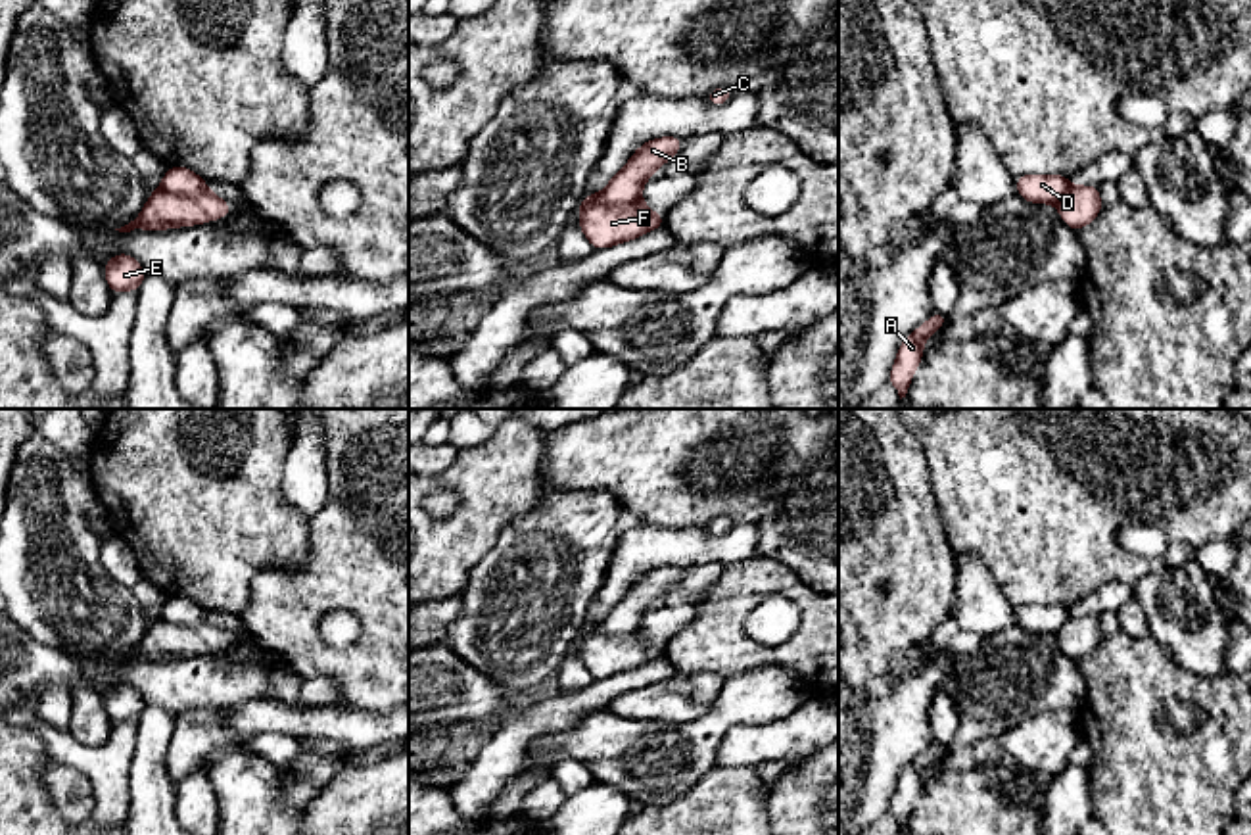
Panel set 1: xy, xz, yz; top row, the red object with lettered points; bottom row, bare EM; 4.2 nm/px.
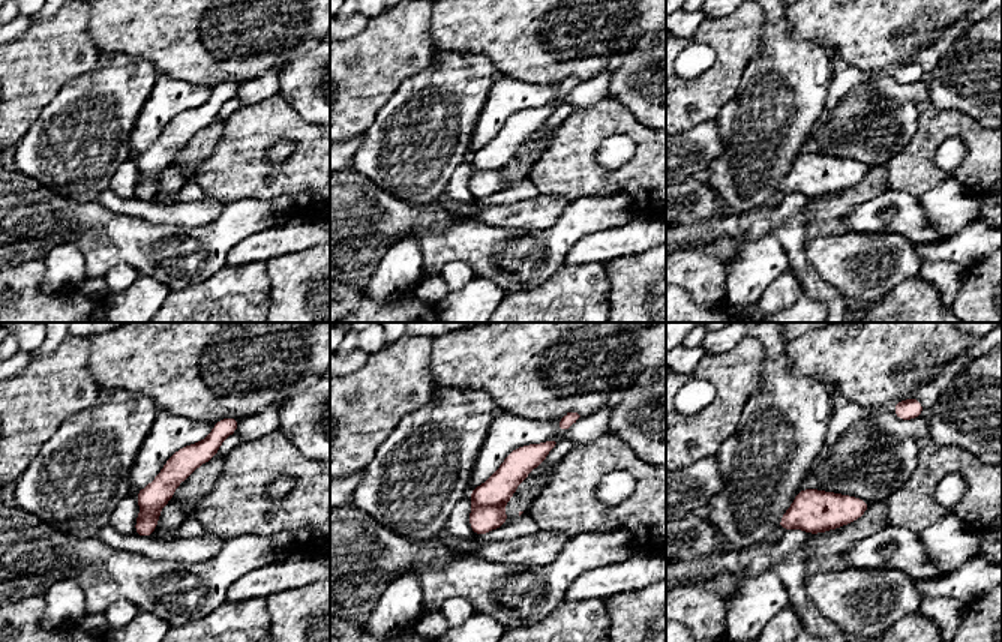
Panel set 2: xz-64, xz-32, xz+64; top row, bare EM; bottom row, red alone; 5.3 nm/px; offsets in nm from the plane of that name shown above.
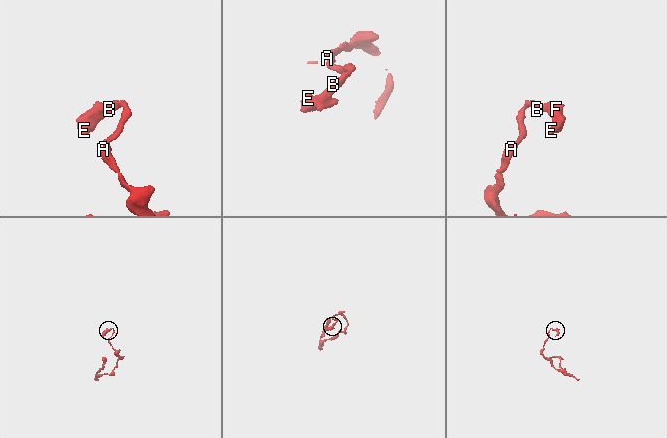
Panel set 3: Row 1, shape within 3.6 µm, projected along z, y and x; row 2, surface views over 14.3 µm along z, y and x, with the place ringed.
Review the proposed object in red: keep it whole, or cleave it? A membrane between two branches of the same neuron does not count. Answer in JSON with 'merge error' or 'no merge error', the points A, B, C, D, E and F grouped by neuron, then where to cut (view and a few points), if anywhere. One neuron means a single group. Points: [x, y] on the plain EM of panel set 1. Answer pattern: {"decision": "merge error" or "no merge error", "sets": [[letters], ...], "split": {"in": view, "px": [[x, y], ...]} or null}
{"decision": "merge error", "sets": [["A", "B", "C", "D"], ["E", "F"]], "split": {"in": "xy", "px": [[160, 617], [187, 624], [206, 620]]}}

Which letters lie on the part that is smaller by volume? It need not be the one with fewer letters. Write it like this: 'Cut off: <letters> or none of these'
Cut off: E, F

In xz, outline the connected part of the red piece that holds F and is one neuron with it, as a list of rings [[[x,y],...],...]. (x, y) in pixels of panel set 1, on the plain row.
[[[585,624],[578,655],[593,680],[608,680],[664,656],[666,645],[654,643],[637,630],[626,637],[606,635],[595,624]]]

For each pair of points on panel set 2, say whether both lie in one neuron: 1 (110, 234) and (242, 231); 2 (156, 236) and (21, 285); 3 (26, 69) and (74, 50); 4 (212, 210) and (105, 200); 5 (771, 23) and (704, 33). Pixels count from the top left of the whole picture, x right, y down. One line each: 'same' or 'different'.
1: same
2: different
3: same
4: same
5: different

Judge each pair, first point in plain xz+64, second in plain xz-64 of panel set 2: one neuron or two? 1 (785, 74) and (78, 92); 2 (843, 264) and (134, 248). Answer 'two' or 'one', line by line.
1: one
2: one

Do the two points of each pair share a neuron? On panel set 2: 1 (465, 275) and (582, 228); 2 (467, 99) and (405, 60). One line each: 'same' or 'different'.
1: different
2: different

